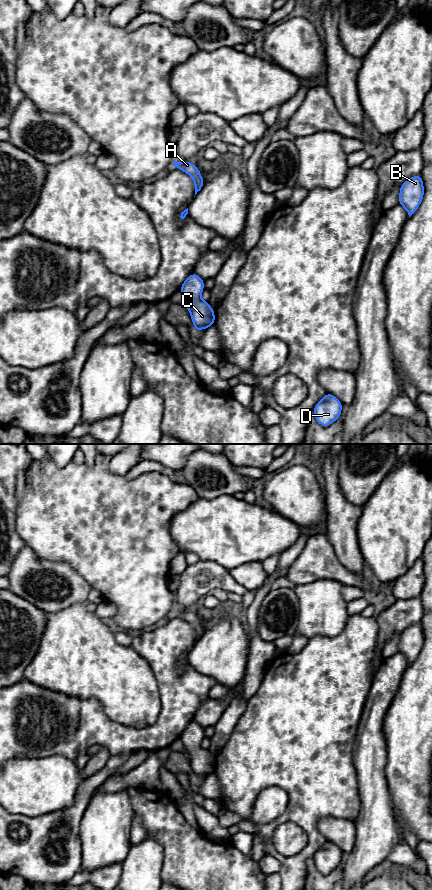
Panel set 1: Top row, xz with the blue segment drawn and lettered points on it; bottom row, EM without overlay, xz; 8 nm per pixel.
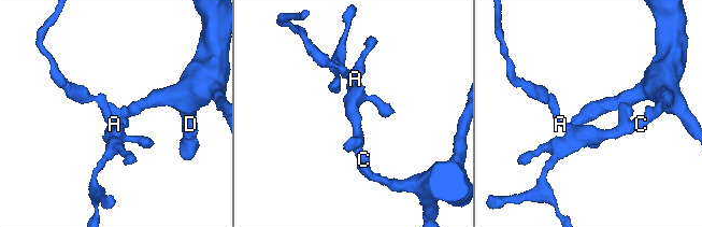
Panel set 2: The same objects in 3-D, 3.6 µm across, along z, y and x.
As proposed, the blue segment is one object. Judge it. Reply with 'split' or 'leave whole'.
leave whole

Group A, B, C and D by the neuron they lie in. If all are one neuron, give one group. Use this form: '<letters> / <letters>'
A B C D

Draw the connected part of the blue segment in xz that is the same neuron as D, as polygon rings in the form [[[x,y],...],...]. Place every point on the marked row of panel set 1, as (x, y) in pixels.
[[[327,393],[313,408],[316,421],[321,426],[329,426],[339,417],[343,404],[331,393]]]

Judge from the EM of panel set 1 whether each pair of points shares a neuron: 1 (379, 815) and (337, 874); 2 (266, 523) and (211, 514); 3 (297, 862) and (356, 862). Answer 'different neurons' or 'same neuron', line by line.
1: different neurons
2: same neuron
3: different neurons

